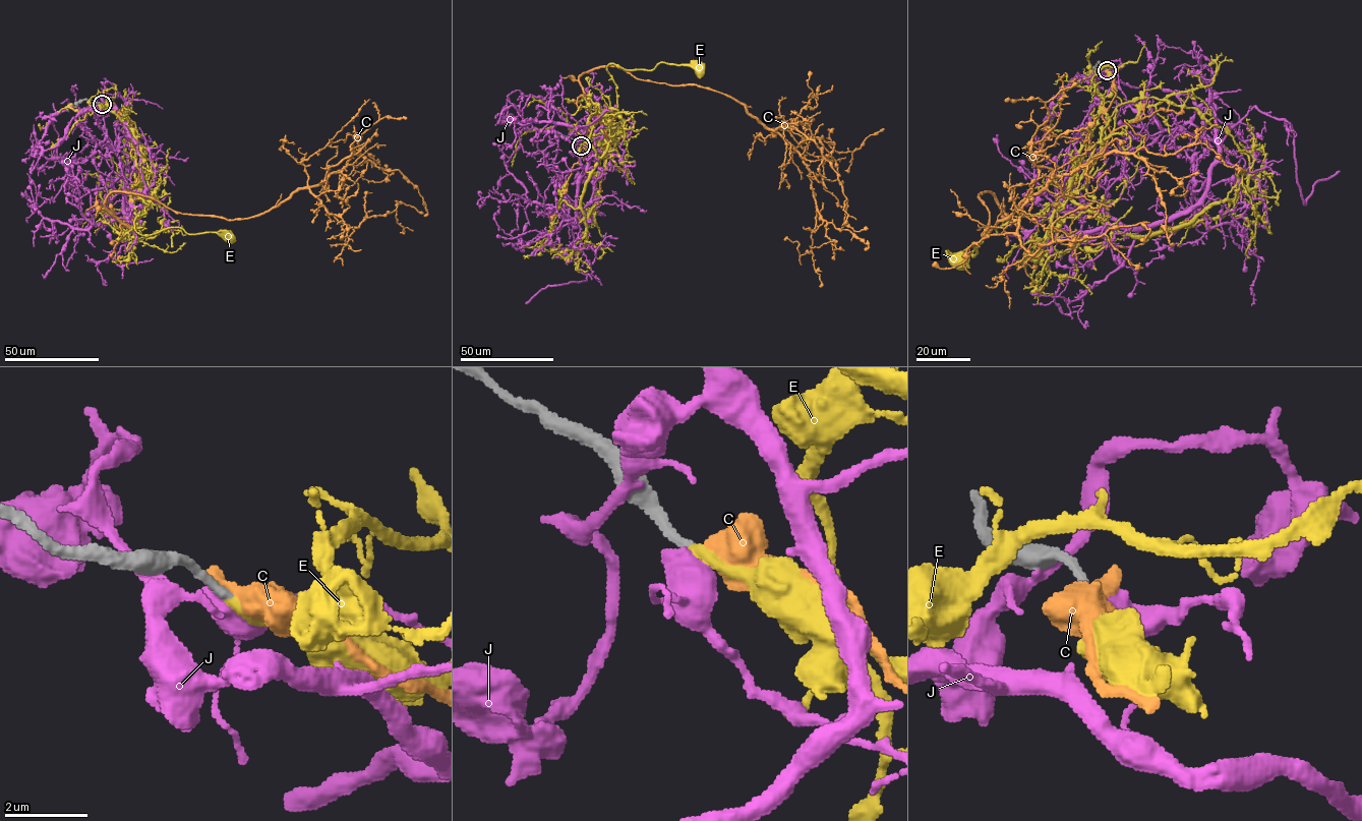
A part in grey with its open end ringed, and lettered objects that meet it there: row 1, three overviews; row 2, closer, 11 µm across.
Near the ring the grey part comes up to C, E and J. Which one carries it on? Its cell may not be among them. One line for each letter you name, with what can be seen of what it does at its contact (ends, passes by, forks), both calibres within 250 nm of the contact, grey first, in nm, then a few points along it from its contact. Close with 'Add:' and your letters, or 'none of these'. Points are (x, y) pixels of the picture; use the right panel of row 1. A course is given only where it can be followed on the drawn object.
E: It ends there. Thickness 220 nm (grey) against 240 nm. Its course: (1108, 70), (1121, 104), (1079, 161), (1064, 197), (992, 228), (974, 254), (971, 245), (953, 253), (957, 258)
Add: E

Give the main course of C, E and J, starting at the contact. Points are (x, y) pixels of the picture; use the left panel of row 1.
C: (102, 104), (135, 125), (127, 226), (104, 206), (112, 192), (248, 218), (355, 153), (400, 171), (424, 216)
E: (102, 104), (113, 108), (141, 148), (136, 194), (149, 206), (134, 222), (137, 232), (181, 227), (230, 235)
J: (102, 104), (131, 135), (130, 148), (115, 151), (129, 214), (87, 229), (44, 218), (30, 185), (34, 161)

